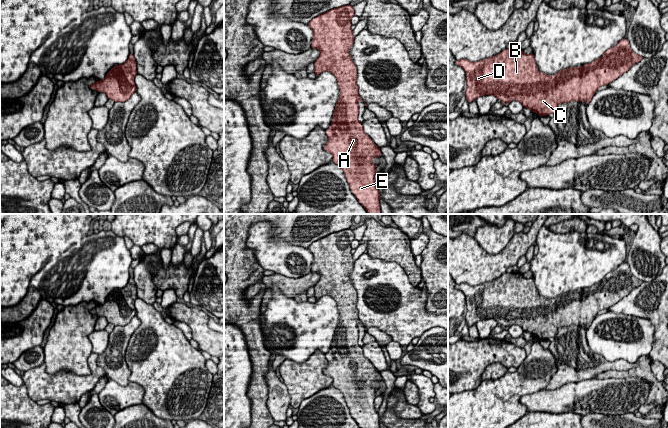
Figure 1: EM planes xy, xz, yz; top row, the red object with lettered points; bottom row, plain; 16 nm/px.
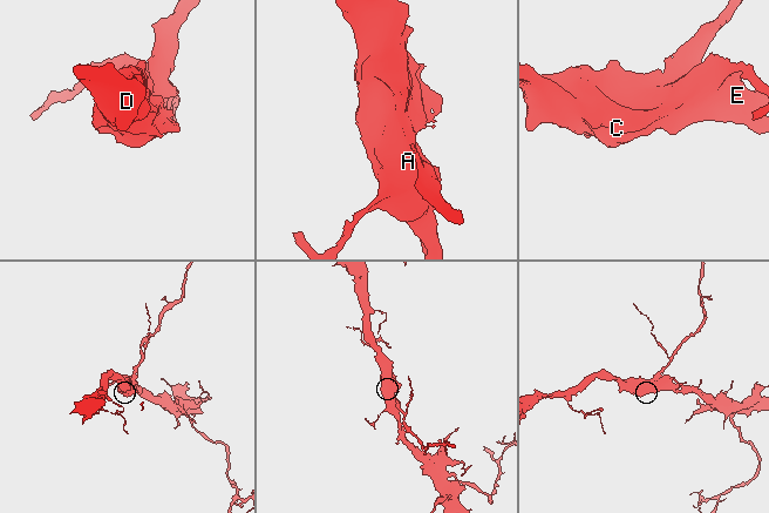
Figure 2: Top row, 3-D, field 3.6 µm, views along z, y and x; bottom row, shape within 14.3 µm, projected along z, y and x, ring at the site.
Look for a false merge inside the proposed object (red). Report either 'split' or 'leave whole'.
leave whole

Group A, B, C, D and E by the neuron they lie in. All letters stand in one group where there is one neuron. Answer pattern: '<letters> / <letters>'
A B C D E

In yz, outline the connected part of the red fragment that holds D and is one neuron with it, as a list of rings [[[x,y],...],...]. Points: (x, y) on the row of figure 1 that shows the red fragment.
[[[627,38],[608,49],[602,57],[582,67],[572,67],[559,71],[555,75],[541,72],[535,62],[534,54],[525,54],[521,49],[504,49],[494,57],[471,62],[468,59],[456,60],[466,75],[466,100],[471,103],[484,95],[495,95],[504,104],[519,101],[523,107],[529,108],[540,117],[555,113],[560,103],[572,101],[585,101],[590,103],[599,87],[608,85],[622,74],[627,72],[634,64],[640,62],[642,56],[632,51]]]

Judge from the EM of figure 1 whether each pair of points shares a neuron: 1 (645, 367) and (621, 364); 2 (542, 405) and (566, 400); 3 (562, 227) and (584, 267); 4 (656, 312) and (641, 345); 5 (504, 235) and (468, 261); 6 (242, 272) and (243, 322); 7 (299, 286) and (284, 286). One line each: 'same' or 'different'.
1: different
2: same
3: different
4: different
5: different
6: same
7: same

